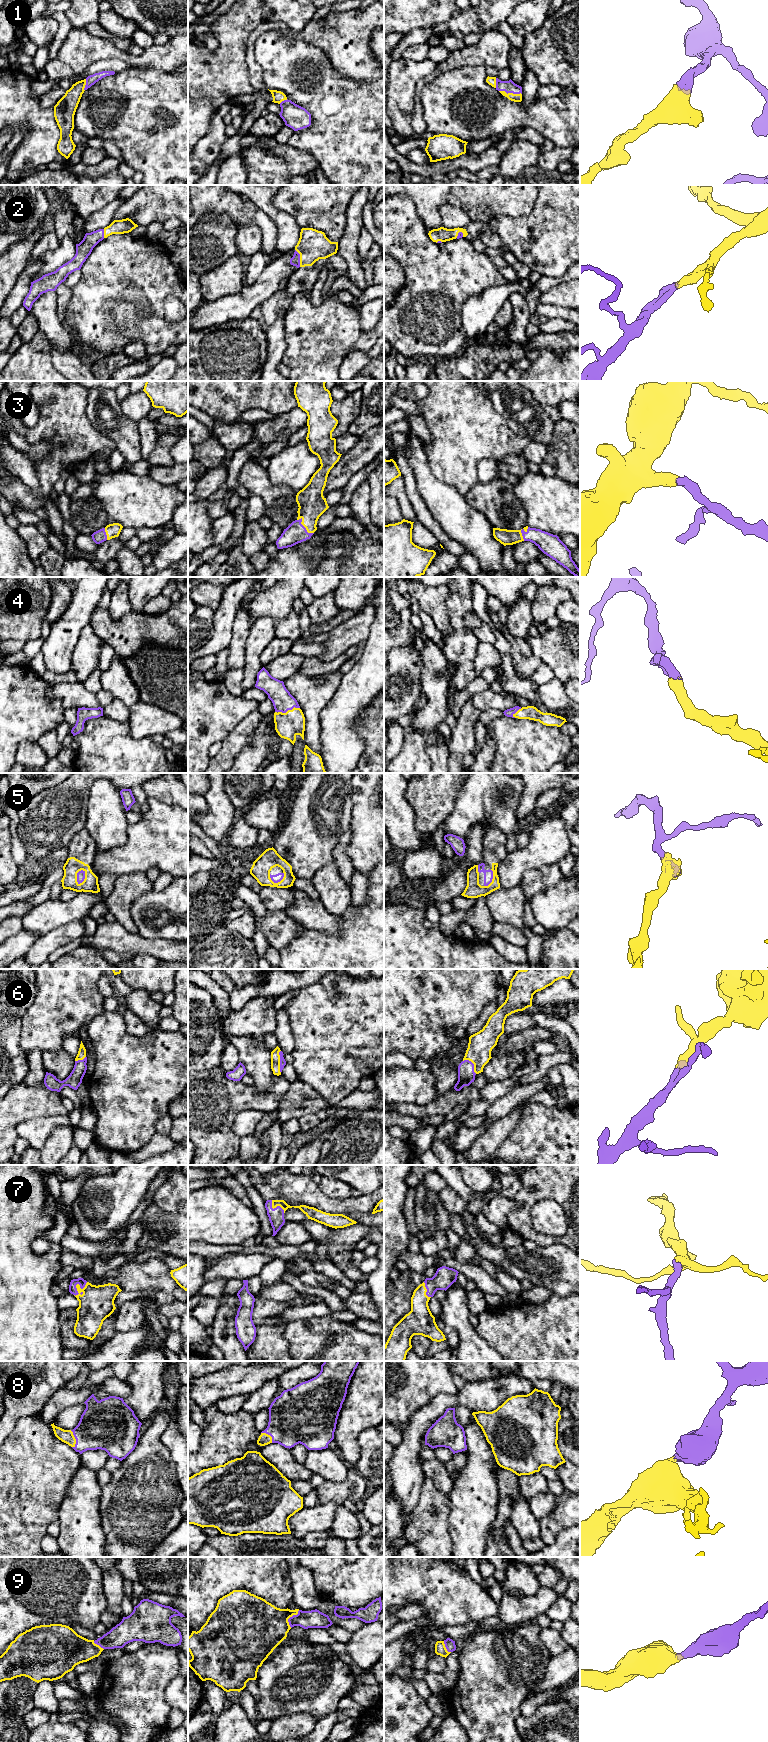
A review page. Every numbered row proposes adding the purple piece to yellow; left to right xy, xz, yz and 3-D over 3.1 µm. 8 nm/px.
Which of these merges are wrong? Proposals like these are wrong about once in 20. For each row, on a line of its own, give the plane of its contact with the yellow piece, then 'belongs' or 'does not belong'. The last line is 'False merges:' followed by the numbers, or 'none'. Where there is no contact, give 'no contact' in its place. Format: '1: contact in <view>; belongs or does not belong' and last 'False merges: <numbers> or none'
1: contact in yz; belongs
2: contact in xz; belongs
3: contact in xz; belongs
4: contact in xz; belongs
5: contact in xy; belongs
6: contact in xz; belongs
7: contact in xy; belongs
8: contact in xy; belongs
9: contact in xz; belongs
False merges: none

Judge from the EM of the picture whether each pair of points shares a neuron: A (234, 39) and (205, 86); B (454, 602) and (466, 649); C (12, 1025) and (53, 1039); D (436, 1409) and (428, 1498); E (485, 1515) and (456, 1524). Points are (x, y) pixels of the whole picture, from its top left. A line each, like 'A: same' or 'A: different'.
A: same
B: same
C: different
D: different
E: same

